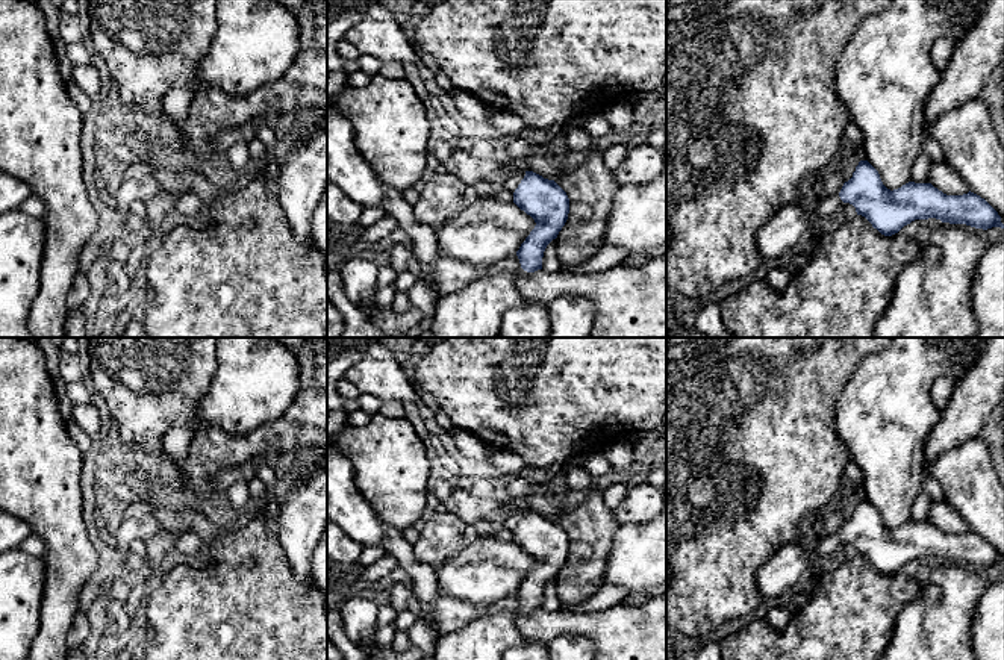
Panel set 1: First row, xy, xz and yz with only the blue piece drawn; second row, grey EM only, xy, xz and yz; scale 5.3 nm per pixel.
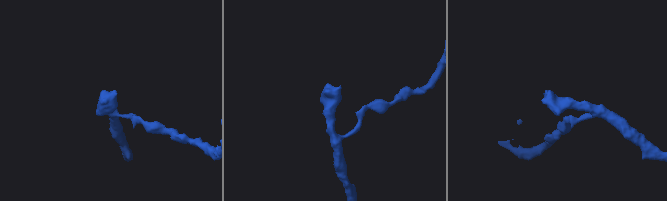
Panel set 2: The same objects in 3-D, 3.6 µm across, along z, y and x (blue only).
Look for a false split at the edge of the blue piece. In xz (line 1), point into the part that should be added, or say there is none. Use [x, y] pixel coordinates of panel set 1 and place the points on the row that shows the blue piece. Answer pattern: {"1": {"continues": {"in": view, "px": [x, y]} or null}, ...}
{"1": {"continues": null}}

